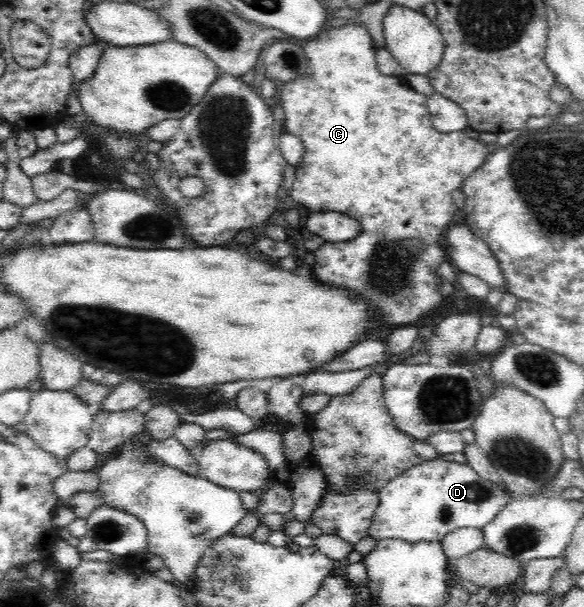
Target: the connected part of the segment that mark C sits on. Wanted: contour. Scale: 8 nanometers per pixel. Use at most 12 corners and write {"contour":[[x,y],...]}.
{"contour":[[365,25],[278,89],[296,206],[360,224],[313,252],[381,324],[444,308],[437,270],[492,148],[439,132]]}

